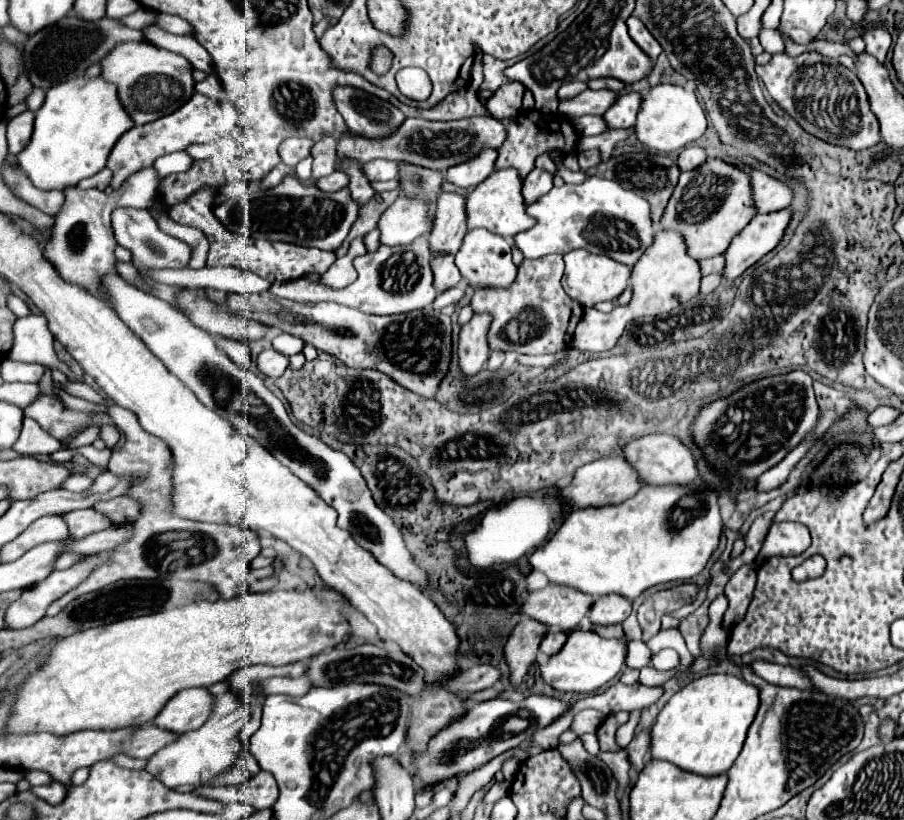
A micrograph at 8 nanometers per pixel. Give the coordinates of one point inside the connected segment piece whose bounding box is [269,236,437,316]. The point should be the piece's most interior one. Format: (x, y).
(392, 280)

